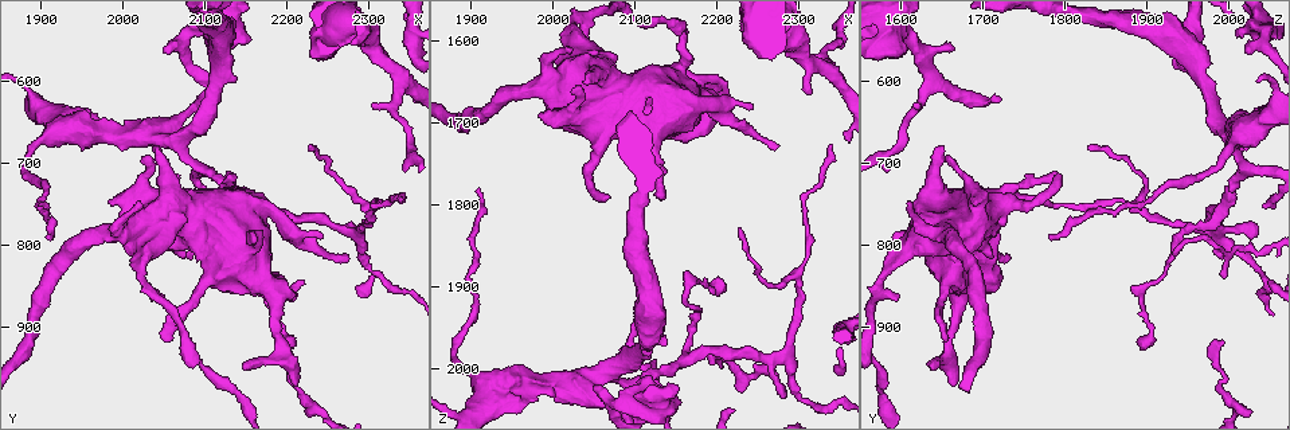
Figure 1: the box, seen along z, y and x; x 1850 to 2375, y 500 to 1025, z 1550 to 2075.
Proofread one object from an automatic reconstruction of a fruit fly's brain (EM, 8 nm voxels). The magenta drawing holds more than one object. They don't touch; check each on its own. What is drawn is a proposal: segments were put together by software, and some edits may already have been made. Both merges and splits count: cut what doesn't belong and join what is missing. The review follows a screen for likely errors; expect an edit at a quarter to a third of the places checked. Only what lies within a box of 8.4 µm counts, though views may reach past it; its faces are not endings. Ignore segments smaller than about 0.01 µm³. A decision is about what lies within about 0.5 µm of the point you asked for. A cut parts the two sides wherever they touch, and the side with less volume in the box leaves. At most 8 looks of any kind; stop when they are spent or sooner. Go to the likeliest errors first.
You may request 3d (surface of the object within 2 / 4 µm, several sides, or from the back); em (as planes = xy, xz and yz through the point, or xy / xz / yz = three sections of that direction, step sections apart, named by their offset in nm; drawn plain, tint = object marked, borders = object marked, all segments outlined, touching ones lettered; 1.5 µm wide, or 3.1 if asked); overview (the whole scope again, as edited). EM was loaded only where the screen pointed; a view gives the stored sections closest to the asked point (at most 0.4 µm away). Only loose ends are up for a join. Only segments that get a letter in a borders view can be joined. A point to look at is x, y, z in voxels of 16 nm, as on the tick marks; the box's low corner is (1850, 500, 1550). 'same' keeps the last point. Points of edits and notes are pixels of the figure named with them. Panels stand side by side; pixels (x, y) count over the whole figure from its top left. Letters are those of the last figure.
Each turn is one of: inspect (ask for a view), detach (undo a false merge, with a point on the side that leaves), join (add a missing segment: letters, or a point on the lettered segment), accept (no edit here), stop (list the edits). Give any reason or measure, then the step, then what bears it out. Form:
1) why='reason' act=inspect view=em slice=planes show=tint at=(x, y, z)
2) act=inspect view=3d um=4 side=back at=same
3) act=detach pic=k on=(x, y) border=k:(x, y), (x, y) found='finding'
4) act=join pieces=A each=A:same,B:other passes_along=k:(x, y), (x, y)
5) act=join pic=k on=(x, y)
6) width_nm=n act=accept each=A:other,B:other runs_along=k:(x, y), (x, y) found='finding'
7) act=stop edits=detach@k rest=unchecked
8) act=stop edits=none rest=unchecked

why='free end' act=inspect view=em slice=xz step=4 show=borders at=(2145, 945, 1640)

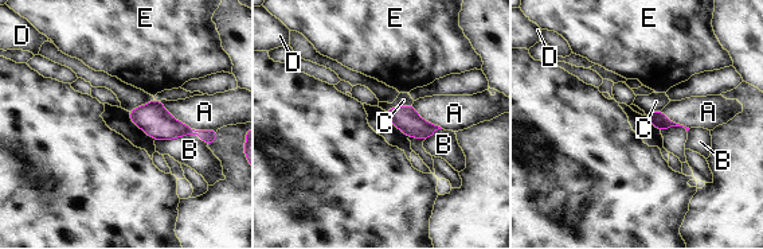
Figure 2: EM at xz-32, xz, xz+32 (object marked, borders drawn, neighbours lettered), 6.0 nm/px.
longest_contact=A:400nm act=accept each=A:other,B:other,C:other,D:other,E:other border=2:(411, 102), (384, 111) found='no lettered segment goes on from it'

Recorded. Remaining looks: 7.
why='thin end' act=inspect view=3d um=2 at=(2225, 675, 1830)

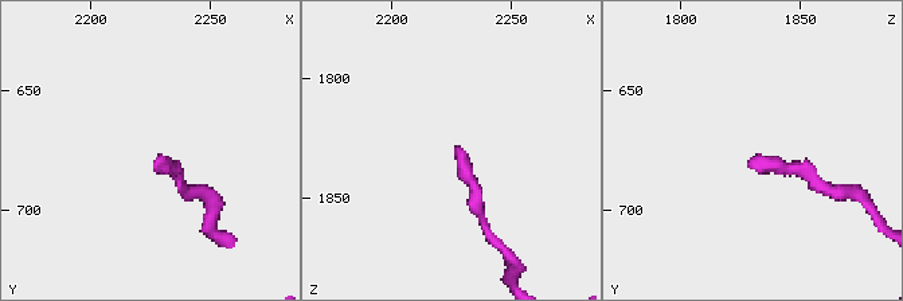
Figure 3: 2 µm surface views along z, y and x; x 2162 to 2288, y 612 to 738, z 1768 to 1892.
act=inspect view=em slice=planes show=tint at=(2228, 680, 1829)

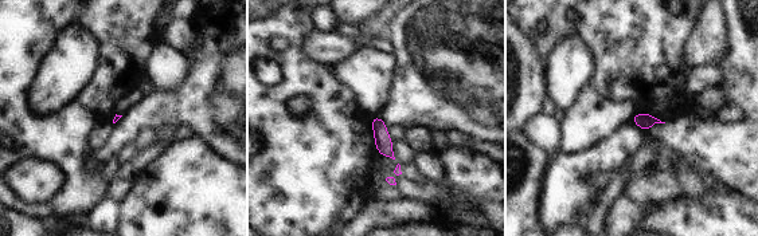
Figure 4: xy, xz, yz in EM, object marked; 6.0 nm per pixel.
act=inspect view=em slice=planes show=borders at=same

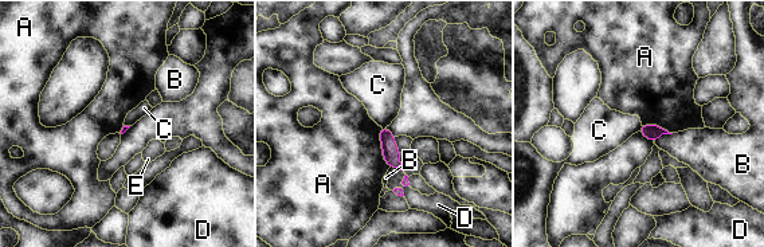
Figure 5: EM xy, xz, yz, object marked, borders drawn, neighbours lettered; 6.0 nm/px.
act=accept each=A:other,B:other,C:other,D:other,E:other border=5:(379, 126), (383, 160), (390, 167) found='none of them fits'

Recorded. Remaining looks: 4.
why='free end' act=inspect view=3d um=4 at=(2070, 810, 1995)

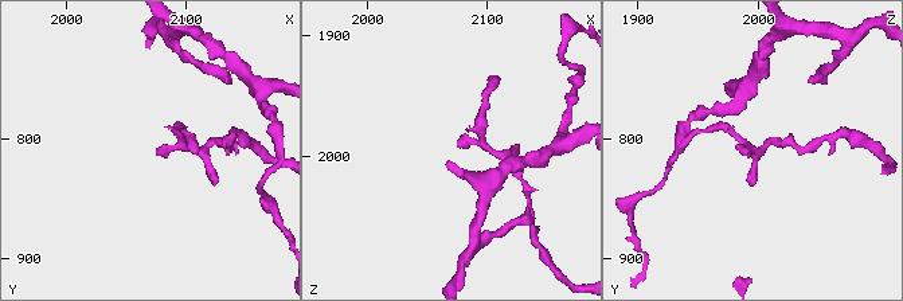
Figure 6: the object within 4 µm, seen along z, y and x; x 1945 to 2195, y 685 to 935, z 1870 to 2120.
why='now the EM' act=inspect view=em slice=planes show=borders at=(2074, 810, 1988)

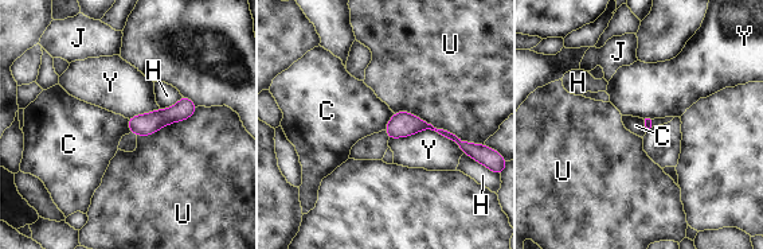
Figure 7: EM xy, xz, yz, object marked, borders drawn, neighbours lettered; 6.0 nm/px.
act=accept each=C:other,H:other,J:other,U:other,Y:other border=7:(394, 113), (384, 129) found='none of them fits'

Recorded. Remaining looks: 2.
act=stop edits=none rest=unchecked

